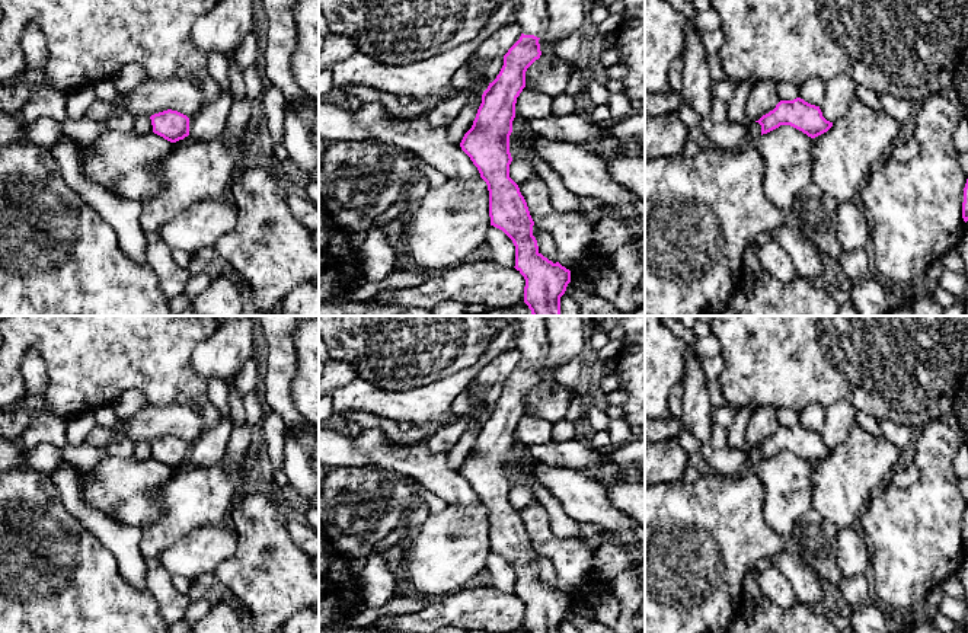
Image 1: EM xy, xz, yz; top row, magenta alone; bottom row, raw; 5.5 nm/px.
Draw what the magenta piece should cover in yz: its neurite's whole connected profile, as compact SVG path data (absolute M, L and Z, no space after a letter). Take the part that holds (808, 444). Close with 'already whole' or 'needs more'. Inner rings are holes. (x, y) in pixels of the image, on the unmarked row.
M801 423L780 426L773 437L755 448L761 451L761 461L780 451L790 451L811 464L827 458L833 453L833 448L822 442L820 432L811 431Z; already whole

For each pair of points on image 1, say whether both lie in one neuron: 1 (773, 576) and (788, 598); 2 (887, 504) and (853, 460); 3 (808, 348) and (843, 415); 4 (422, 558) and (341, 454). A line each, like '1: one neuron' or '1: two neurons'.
1: one neuron
2: two neurons
3: two neurons
4: two neurons

